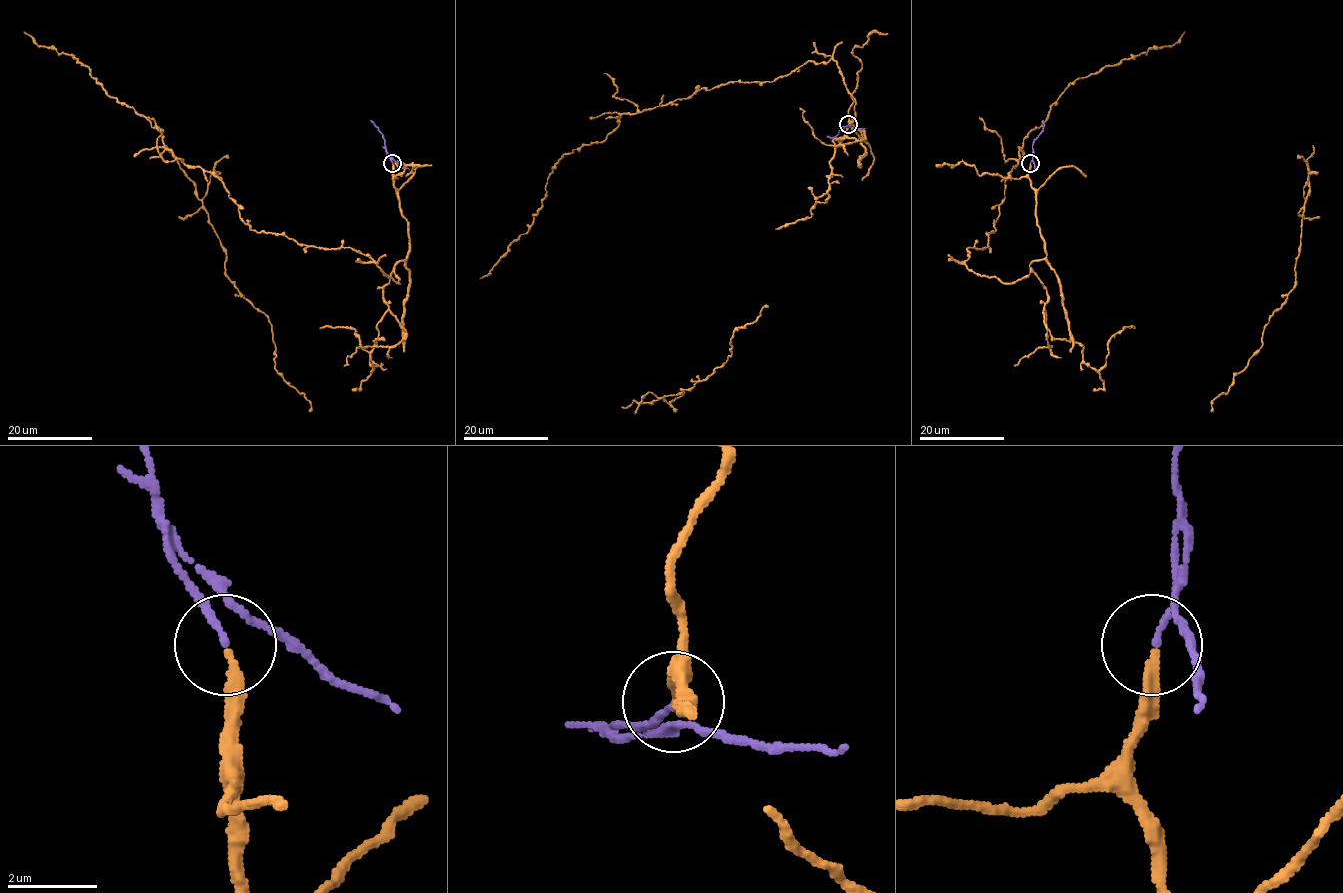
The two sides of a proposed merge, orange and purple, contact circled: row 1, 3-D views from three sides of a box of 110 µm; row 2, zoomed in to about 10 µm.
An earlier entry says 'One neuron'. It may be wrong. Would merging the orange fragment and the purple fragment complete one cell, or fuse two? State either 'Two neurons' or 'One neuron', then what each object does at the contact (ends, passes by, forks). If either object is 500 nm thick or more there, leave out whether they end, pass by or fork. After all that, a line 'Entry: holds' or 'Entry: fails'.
Two neurons. At the ring orange ends. At the ring purple ends
Entry: fails

